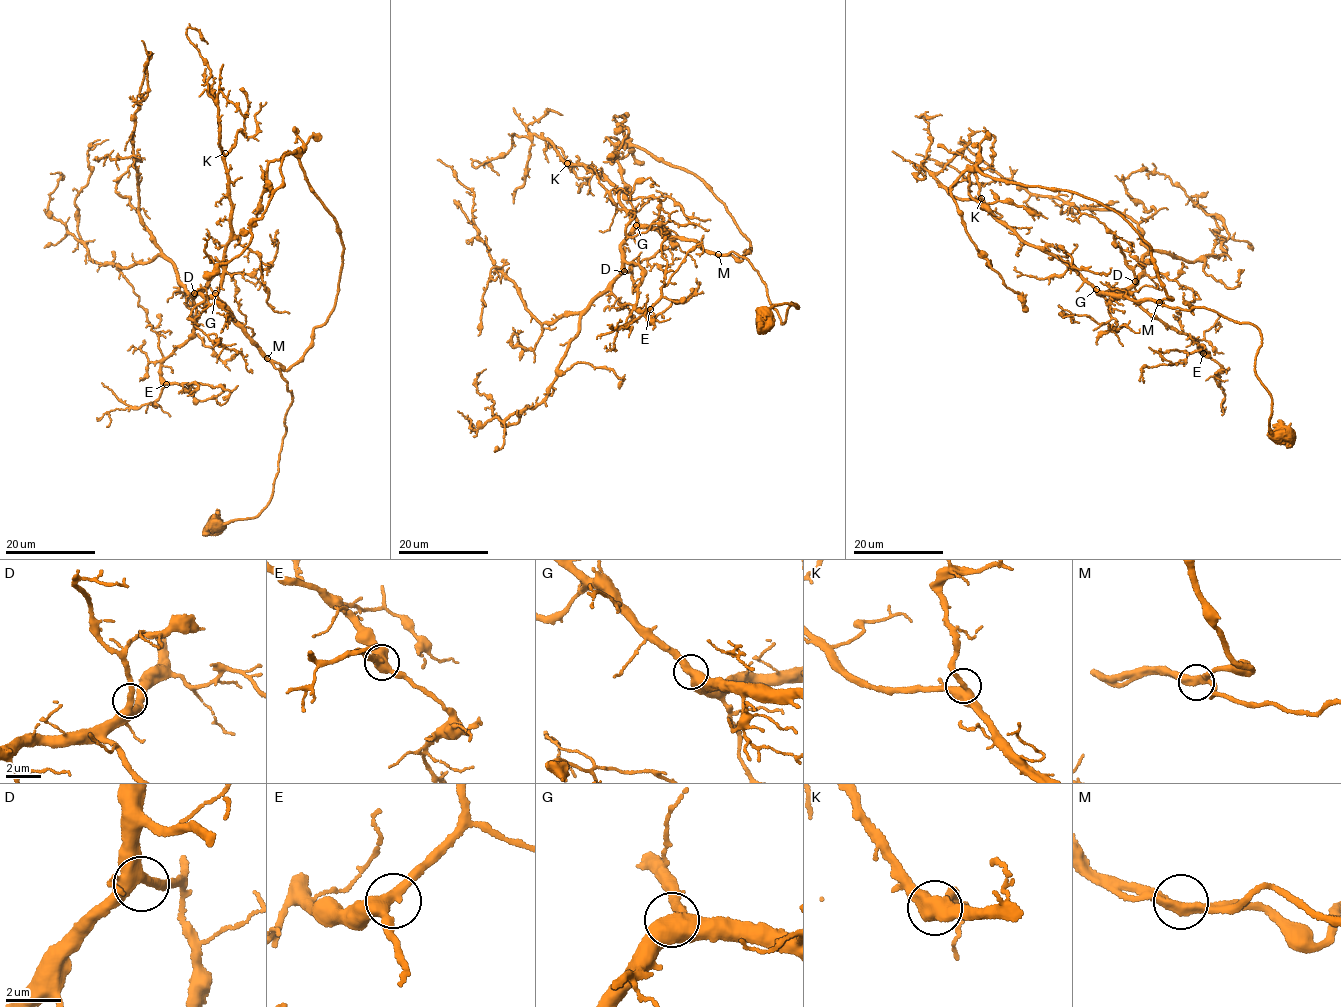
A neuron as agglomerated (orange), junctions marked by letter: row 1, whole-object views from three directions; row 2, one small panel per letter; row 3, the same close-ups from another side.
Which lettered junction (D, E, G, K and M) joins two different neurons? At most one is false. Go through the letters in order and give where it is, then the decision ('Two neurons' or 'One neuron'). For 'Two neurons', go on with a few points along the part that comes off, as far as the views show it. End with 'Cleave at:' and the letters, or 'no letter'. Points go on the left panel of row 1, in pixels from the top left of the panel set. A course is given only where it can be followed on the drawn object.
D: Place: (194, 293). One neuron
E: Place: (166, 384). One neuron
G: Place: (215, 293). One neuron
K: Place: (225, 153). One neuron
M: Place: (267, 358). One neuron
Cleave at: no letter

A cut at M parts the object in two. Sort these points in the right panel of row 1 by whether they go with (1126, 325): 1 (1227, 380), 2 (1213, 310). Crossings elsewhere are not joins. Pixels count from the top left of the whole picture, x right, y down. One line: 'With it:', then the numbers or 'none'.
With it: 1

